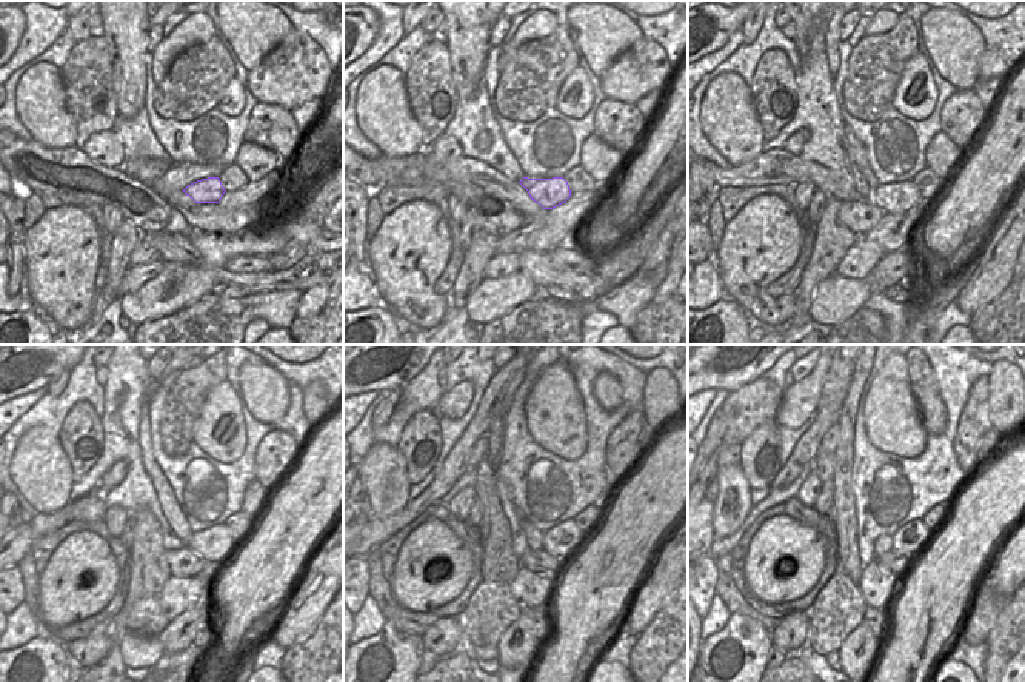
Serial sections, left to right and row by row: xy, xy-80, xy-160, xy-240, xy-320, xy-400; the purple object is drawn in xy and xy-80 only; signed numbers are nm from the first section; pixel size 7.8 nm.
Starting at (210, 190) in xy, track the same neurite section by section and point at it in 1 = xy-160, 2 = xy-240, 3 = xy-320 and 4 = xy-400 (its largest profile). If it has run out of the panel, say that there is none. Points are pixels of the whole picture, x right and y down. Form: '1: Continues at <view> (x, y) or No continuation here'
1: Continues at xy-160 (893, 197)
2: Continues at xy-240 (214, 544)
3: Continues at xy-320 (560, 541)
4: Continues at xy-400 (913, 536)

